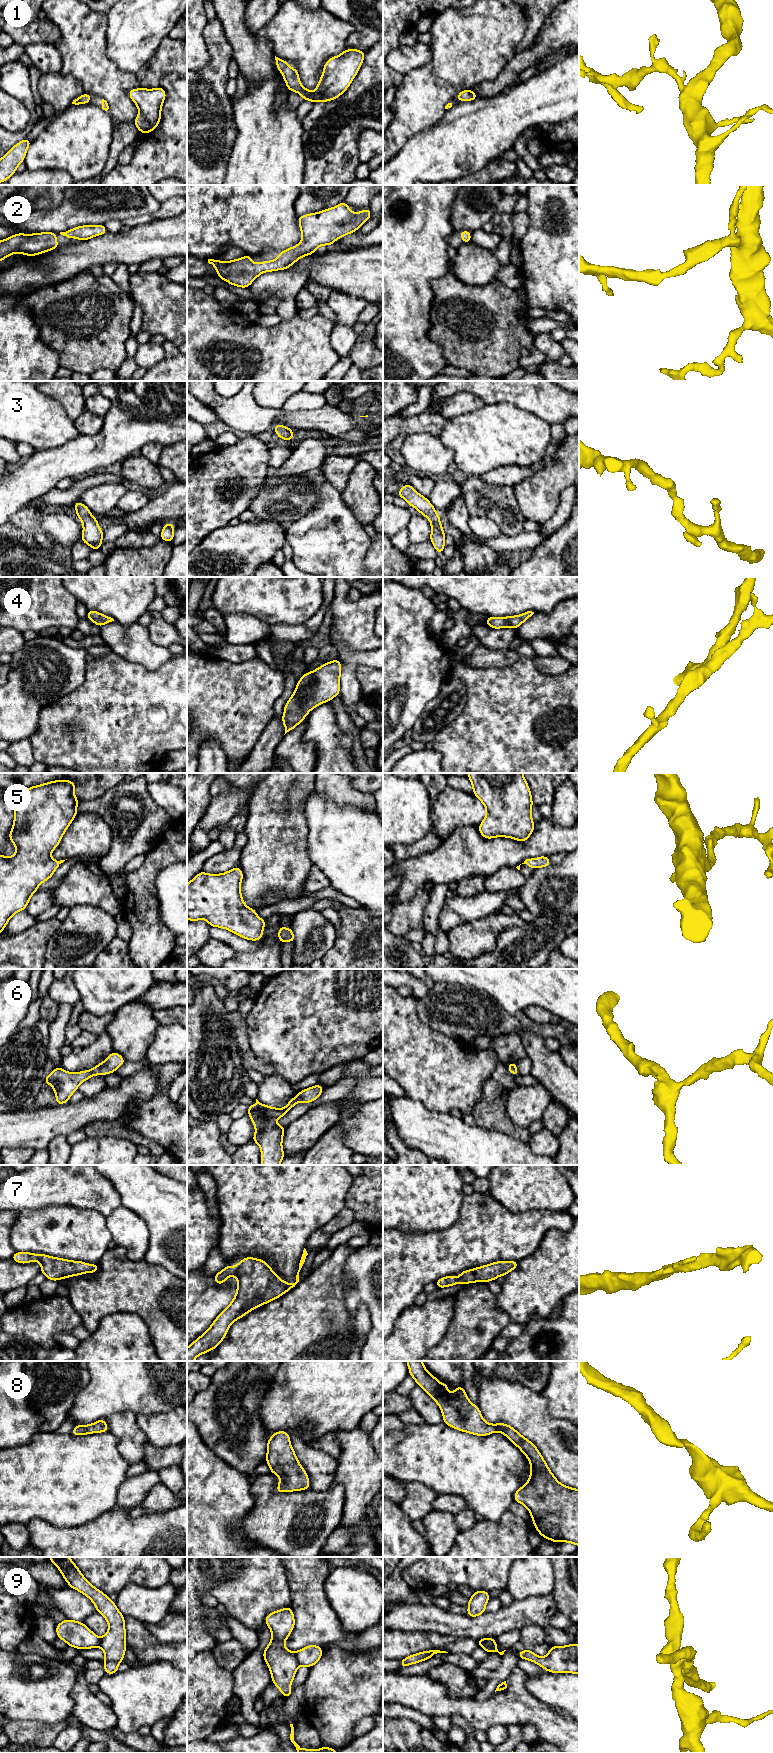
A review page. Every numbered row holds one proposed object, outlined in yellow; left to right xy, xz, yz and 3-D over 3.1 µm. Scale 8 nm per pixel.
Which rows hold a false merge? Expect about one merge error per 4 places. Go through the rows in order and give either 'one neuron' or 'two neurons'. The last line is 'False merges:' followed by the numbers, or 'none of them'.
1: one neuron
2: one neuron
3: one neuron
4: one neuron
5: one neuron
6: one neuron
7: one neuron
8: one neuron
9: two neurons
False merges: 9

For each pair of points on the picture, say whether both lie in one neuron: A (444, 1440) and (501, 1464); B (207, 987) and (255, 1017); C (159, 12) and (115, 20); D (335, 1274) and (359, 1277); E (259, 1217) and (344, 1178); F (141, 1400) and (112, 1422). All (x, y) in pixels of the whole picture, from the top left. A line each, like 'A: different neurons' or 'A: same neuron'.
A: same neuron
B: different neurons
C: same neuron
D: different neurons
E: same neuron
F: different neurons

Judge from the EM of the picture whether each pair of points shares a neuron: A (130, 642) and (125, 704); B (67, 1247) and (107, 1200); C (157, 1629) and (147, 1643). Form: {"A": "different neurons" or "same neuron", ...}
{"A": "different neurons", "B": "different neurons", "C": "different neurons"}

